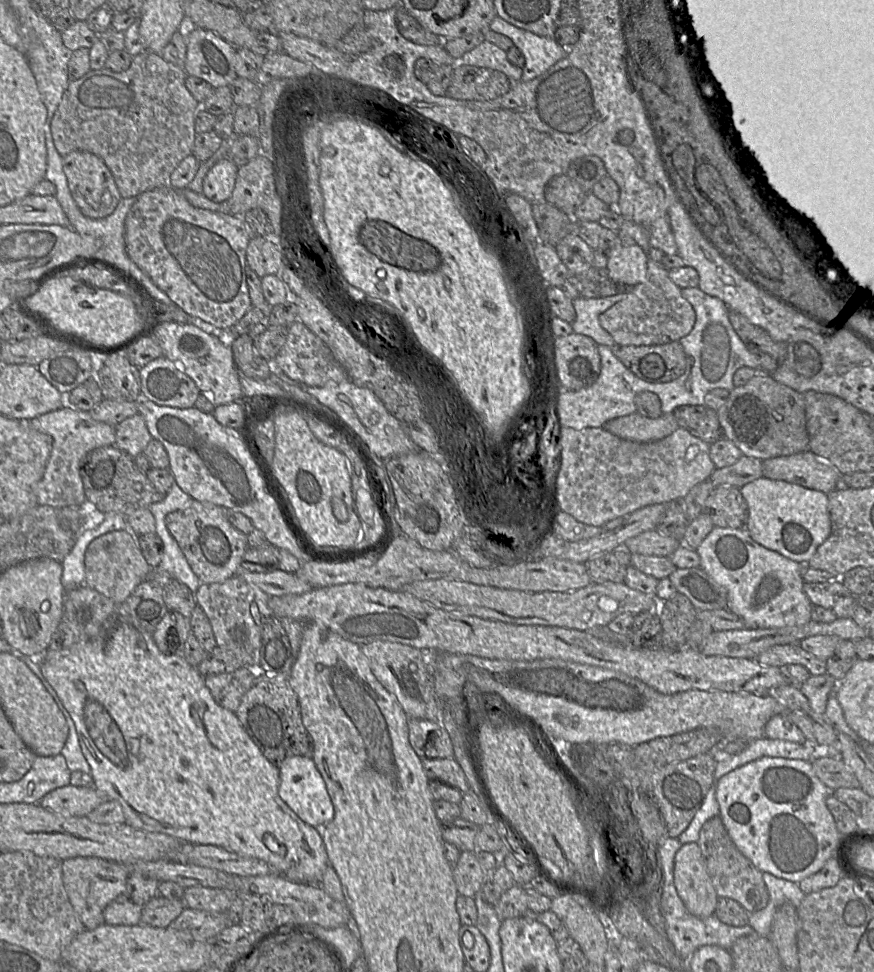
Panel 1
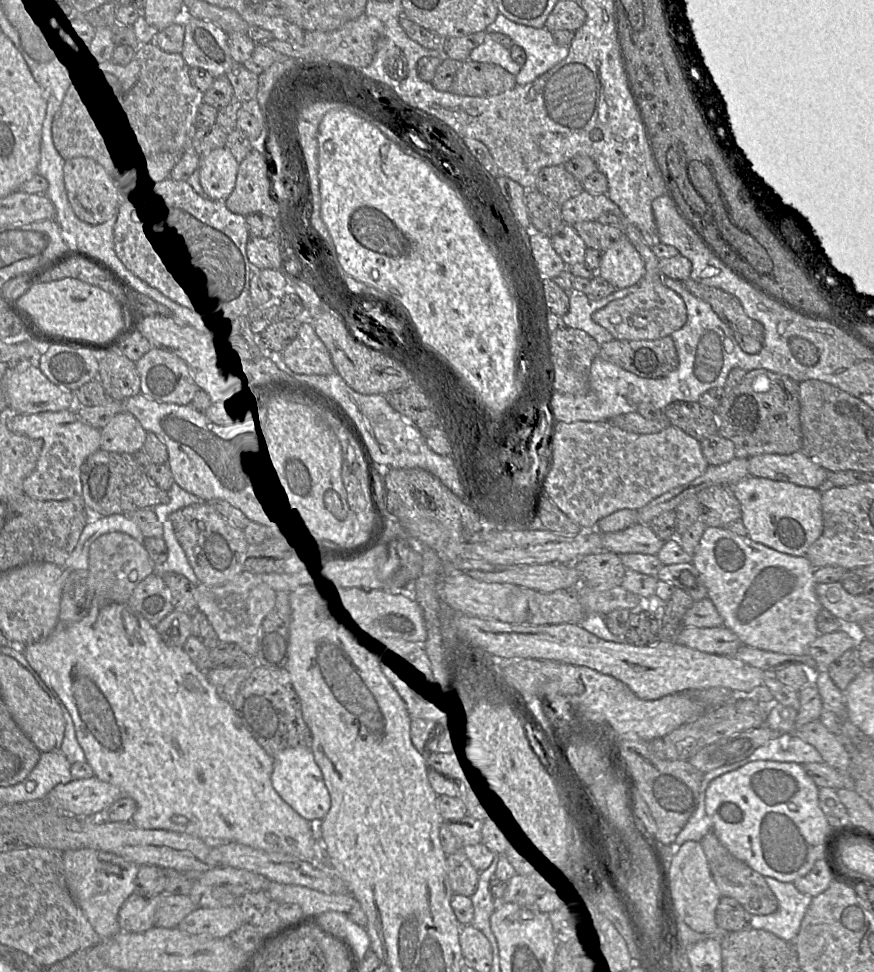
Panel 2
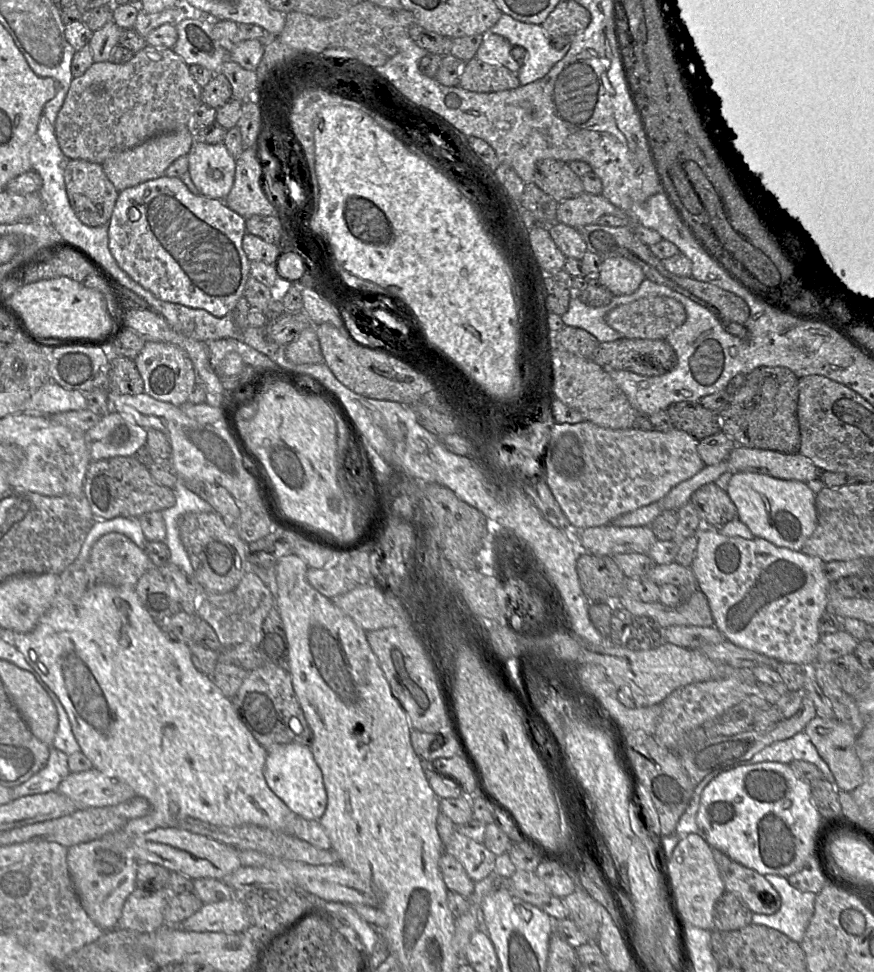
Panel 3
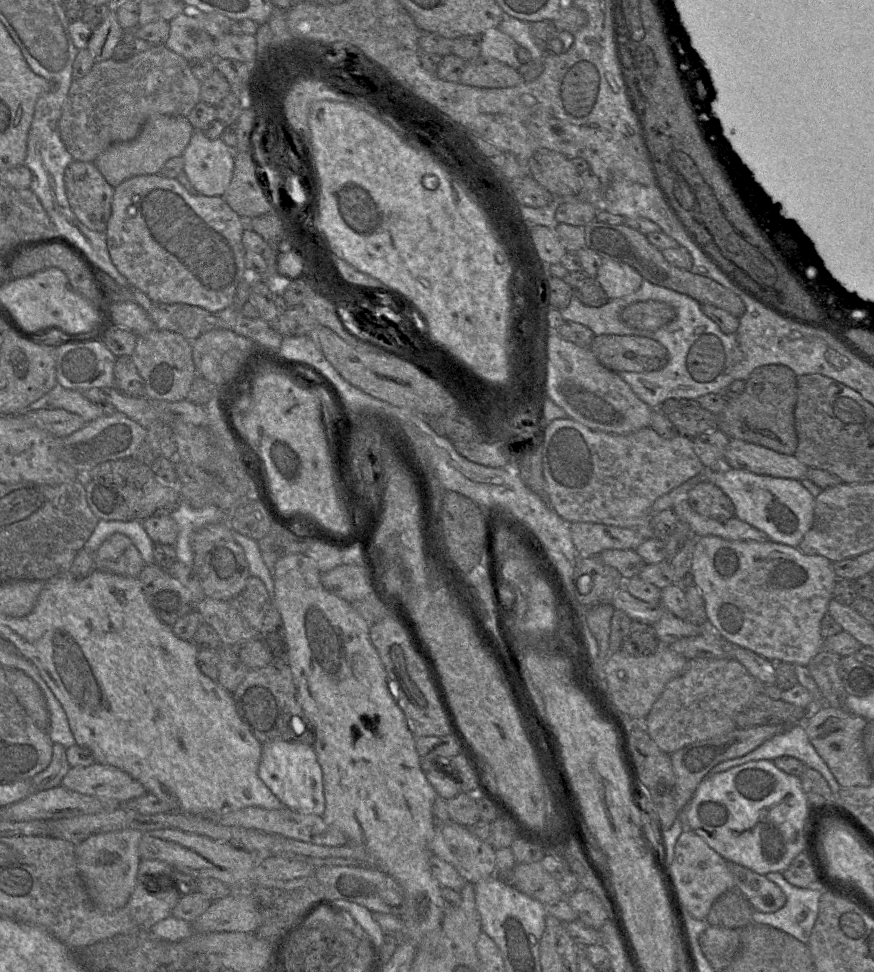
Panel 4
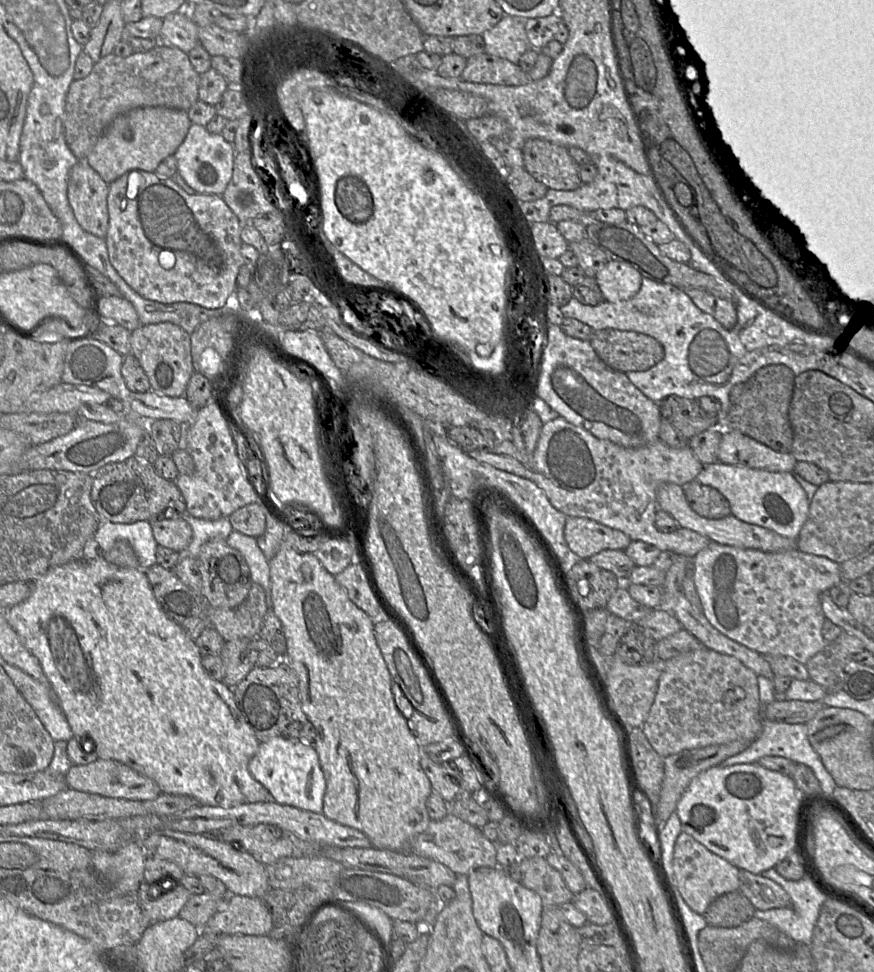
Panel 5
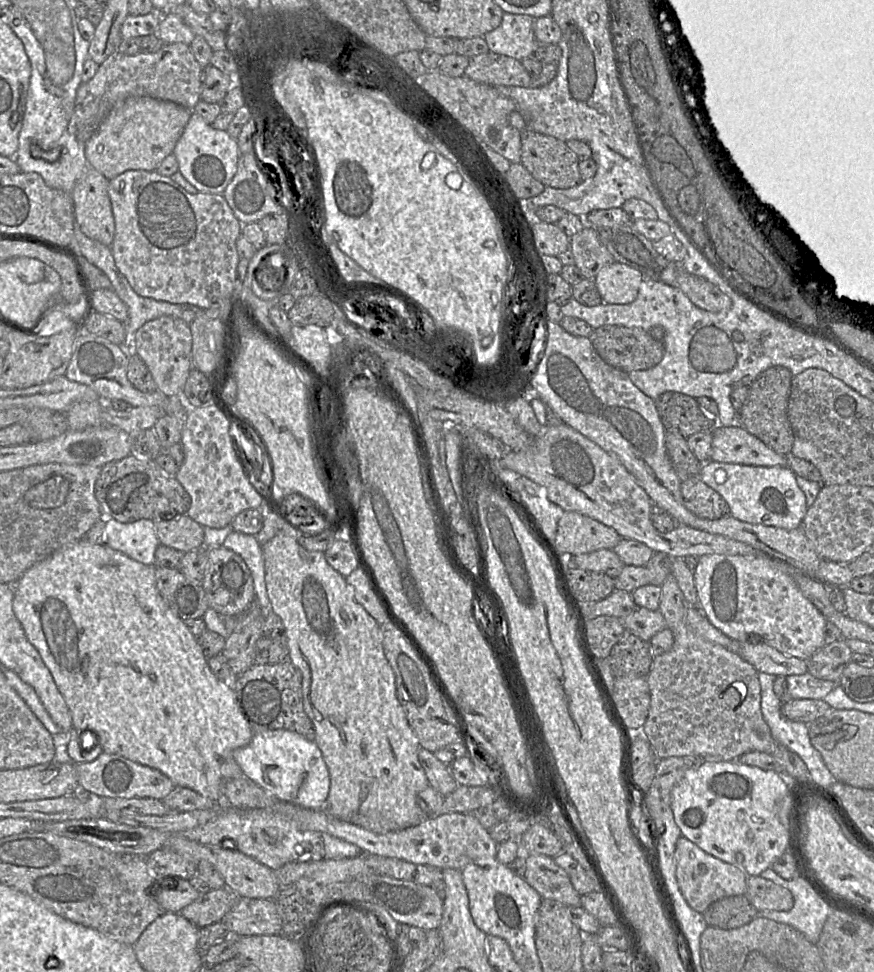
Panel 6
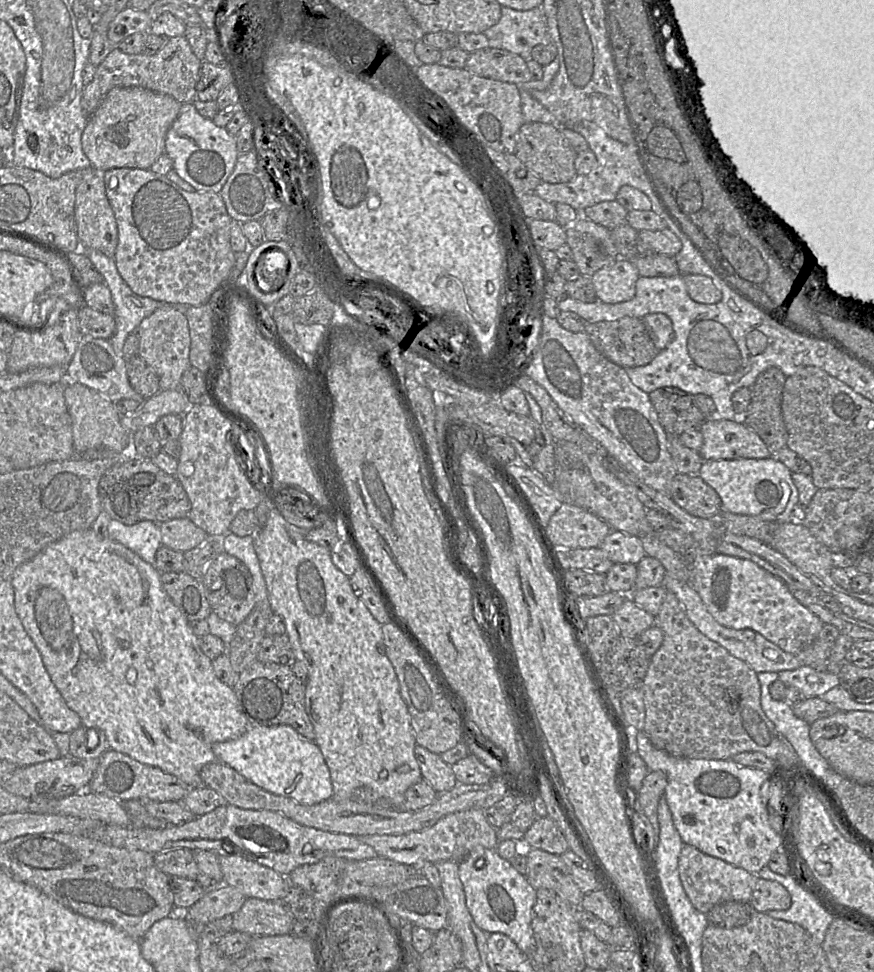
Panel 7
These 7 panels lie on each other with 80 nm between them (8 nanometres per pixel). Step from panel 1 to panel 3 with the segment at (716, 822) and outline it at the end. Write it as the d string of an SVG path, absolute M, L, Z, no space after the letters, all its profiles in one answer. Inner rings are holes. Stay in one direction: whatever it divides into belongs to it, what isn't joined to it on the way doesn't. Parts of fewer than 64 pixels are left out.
M713 849L713 856L726 891L739 894L755 914L771 915L779 910L782 904L780 894L763 875L732 860L718 849Z

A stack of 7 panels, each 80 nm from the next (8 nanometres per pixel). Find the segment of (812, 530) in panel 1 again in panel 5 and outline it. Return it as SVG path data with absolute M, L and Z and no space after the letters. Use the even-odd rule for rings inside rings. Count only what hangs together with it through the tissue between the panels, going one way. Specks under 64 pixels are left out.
M716 461L705 465L696 480L717 489L728 500L731 514L739 520L773 530L782 536L797 539L807 520L810 503L793 472L770 472Z

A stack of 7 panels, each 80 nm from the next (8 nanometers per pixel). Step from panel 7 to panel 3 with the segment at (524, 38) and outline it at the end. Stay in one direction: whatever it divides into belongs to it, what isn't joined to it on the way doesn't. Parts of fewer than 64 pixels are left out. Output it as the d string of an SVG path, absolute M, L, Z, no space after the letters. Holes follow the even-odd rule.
M491 32L483 33L483 41L479 46L475 58L489 64L500 64L514 73L520 70L520 64L512 57L510 42Z

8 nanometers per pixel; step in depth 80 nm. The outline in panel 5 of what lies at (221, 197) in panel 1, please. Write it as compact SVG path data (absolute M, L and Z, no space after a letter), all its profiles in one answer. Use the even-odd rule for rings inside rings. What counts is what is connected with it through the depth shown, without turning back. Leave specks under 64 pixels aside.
M191 123L174 156L177 161L177 172L189 186L201 194L222 195L233 174L233 143L226 141L221 134L208 132L205 126Z

